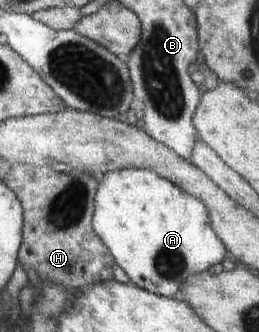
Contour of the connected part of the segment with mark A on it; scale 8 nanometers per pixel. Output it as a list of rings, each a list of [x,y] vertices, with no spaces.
[[[129,168],[104,173],[94,197],[93,229],[109,249],[116,264],[141,289],[166,298],[176,297],[189,276],[207,272],[227,255],[223,242],[216,236],[204,203],[185,193],[157,172],[145,168]]]

